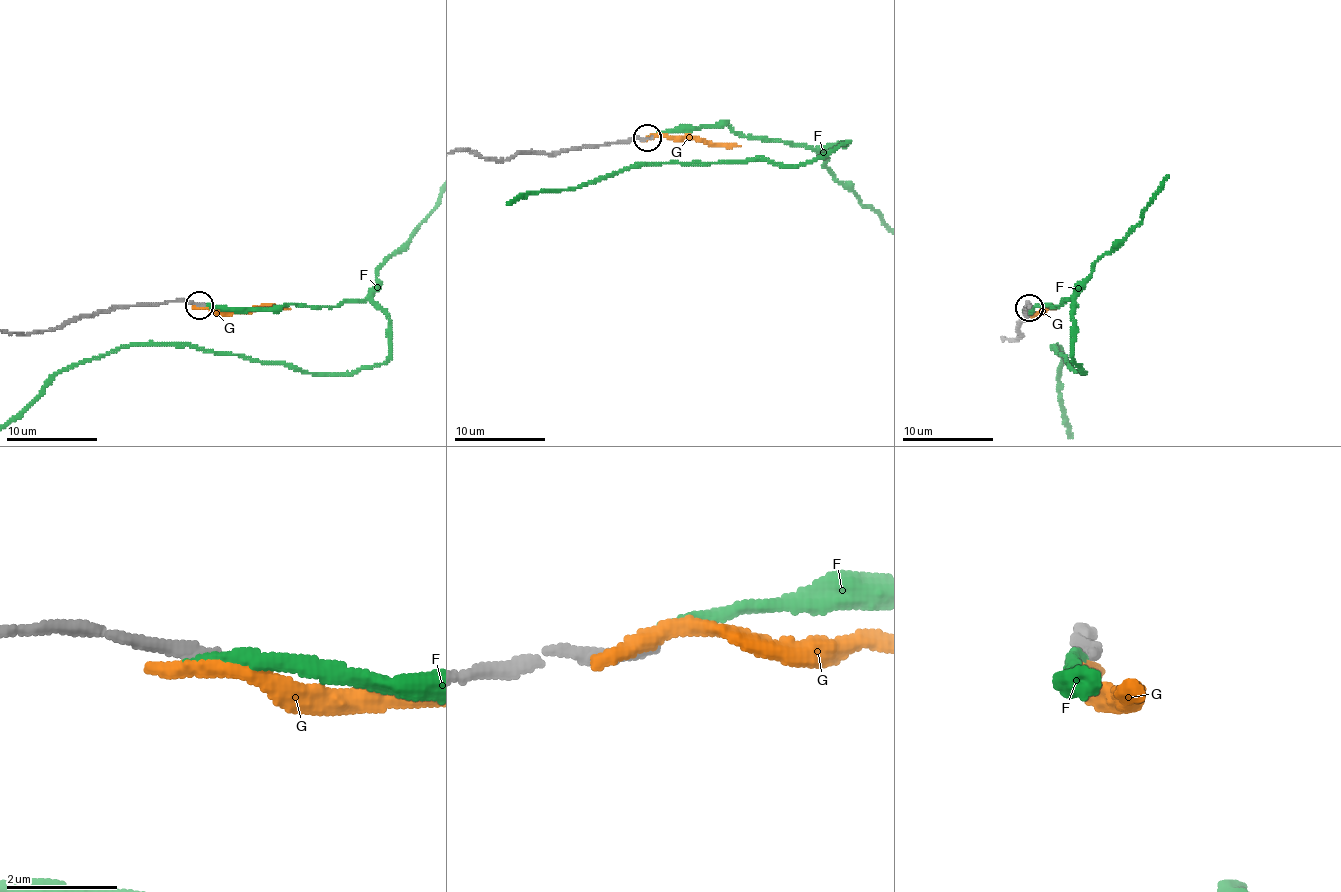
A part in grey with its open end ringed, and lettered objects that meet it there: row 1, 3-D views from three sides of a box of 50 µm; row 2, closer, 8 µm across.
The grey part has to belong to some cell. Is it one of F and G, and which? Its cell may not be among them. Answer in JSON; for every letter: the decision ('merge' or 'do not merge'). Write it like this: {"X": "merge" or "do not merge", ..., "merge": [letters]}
{"F": "merge", "G": "do not merge", "merge": ["F"]}

